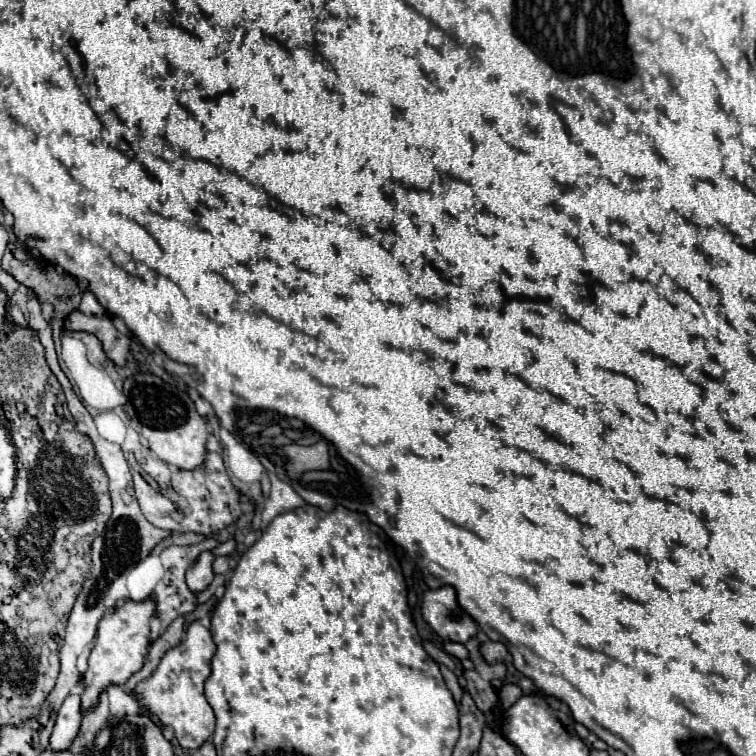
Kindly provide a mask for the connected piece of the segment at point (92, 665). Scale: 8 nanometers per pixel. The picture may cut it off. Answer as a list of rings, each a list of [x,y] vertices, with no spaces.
[[[144,599],[140,603],[136,601],[122,601],[110,615],[106,615],[98,625],[96,643],[88,657],[88,671],[82,675],[84,691],[82,691],[82,713],[92,711],[96,707],[96,699],[100,697],[100,691],[108,689],[110,685],[124,685],[132,673],[140,671],[144,657],[148,655],[150,641],[150,619],[154,615],[154,601]]]

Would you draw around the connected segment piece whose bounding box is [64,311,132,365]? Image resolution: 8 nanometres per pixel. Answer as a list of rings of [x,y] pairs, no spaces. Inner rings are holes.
[[[72,311],[64,319],[64,329],[86,331],[96,335],[104,347],[106,357],[112,359],[116,365],[124,365],[128,359],[132,359],[130,341],[126,333],[118,329],[110,317],[94,317],[94,315],[84,315],[80,311]]]

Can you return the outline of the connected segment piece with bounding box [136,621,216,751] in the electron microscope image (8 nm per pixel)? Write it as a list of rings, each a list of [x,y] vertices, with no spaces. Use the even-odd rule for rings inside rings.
[[[192,621],[186,629],[186,641],[170,649],[156,671],[136,687],[138,703],[150,711],[158,725],[172,725],[178,743],[190,751],[196,751],[204,741],[210,741],[214,733],[214,711],[204,697],[204,681],[210,675],[210,659],[214,651],[216,645],[210,629],[200,621]]]

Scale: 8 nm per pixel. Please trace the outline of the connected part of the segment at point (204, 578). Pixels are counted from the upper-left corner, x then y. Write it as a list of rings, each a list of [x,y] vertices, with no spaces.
[[[210,551],[208,553],[202,553],[198,557],[198,561],[194,563],[194,567],[186,571],[186,583],[188,583],[188,589],[194,595],[198,595],[200,591],[204,591],[212,583],[212,579],[214,579],[212,559],[214,559],[214,555]]]

